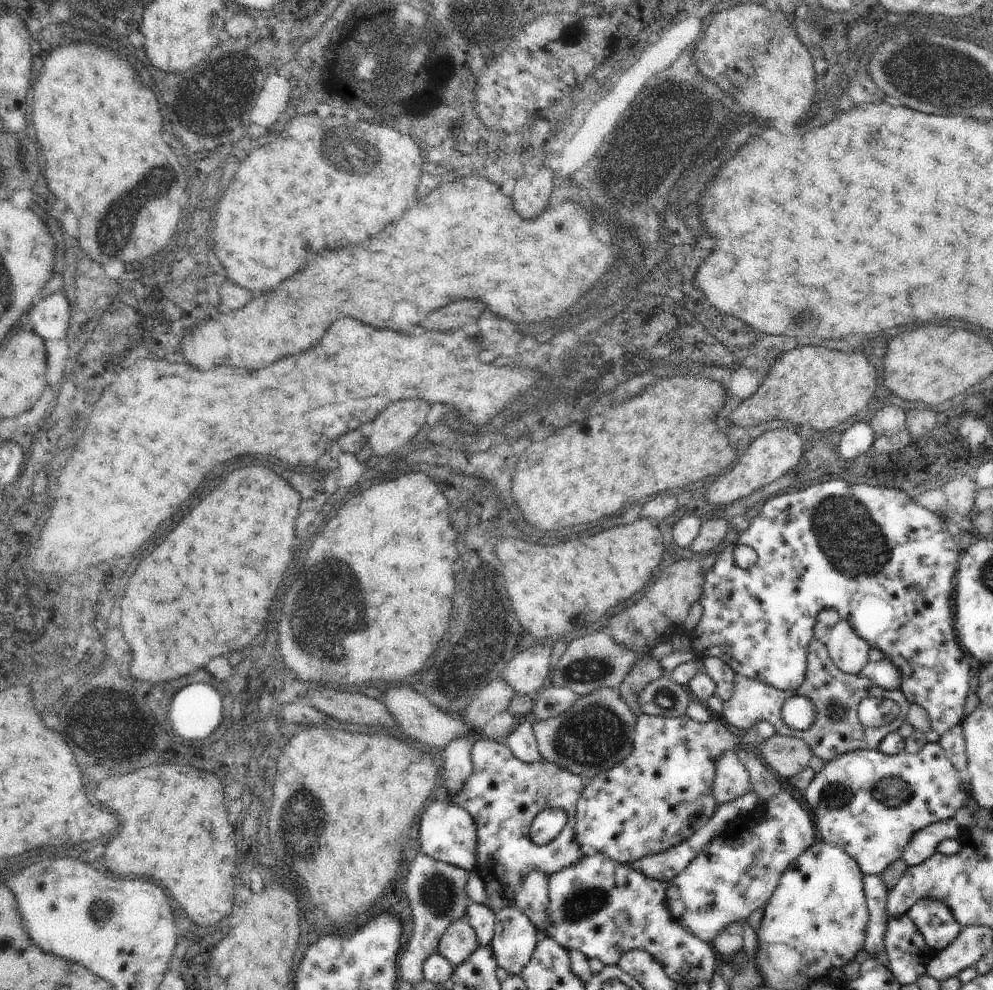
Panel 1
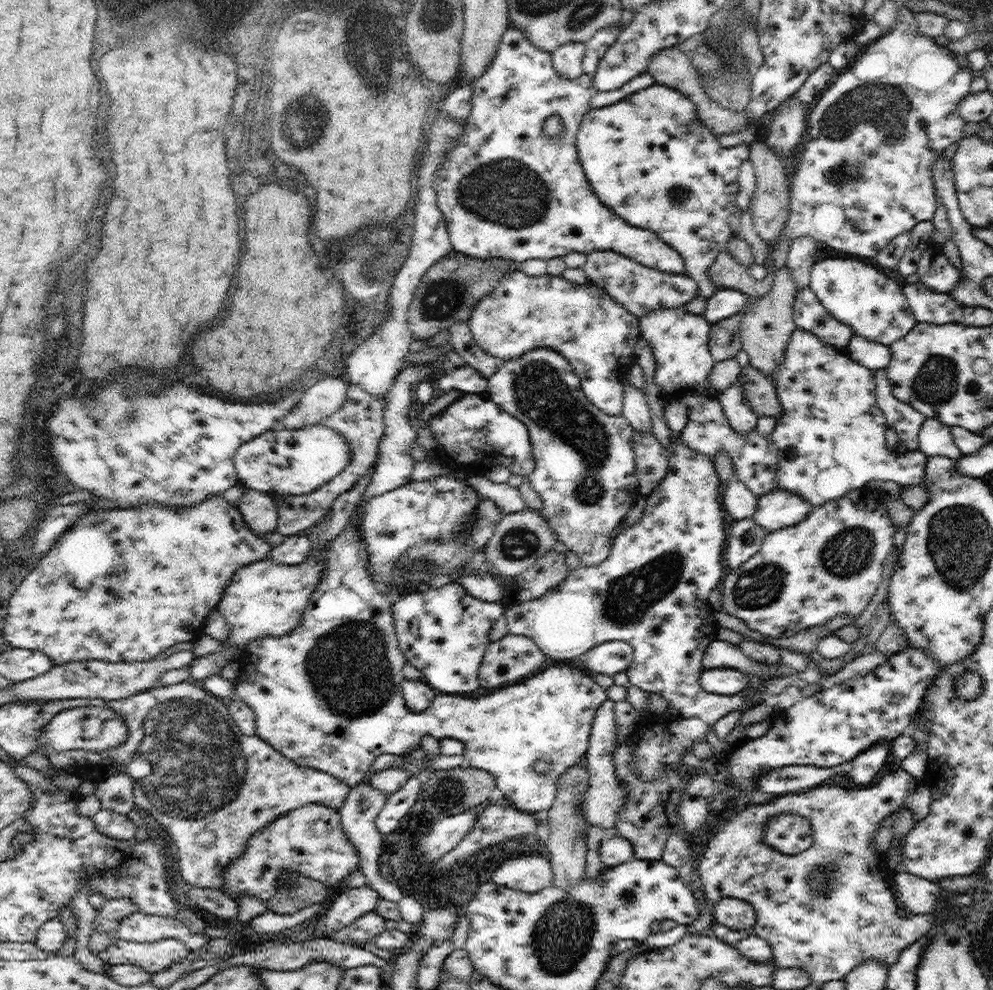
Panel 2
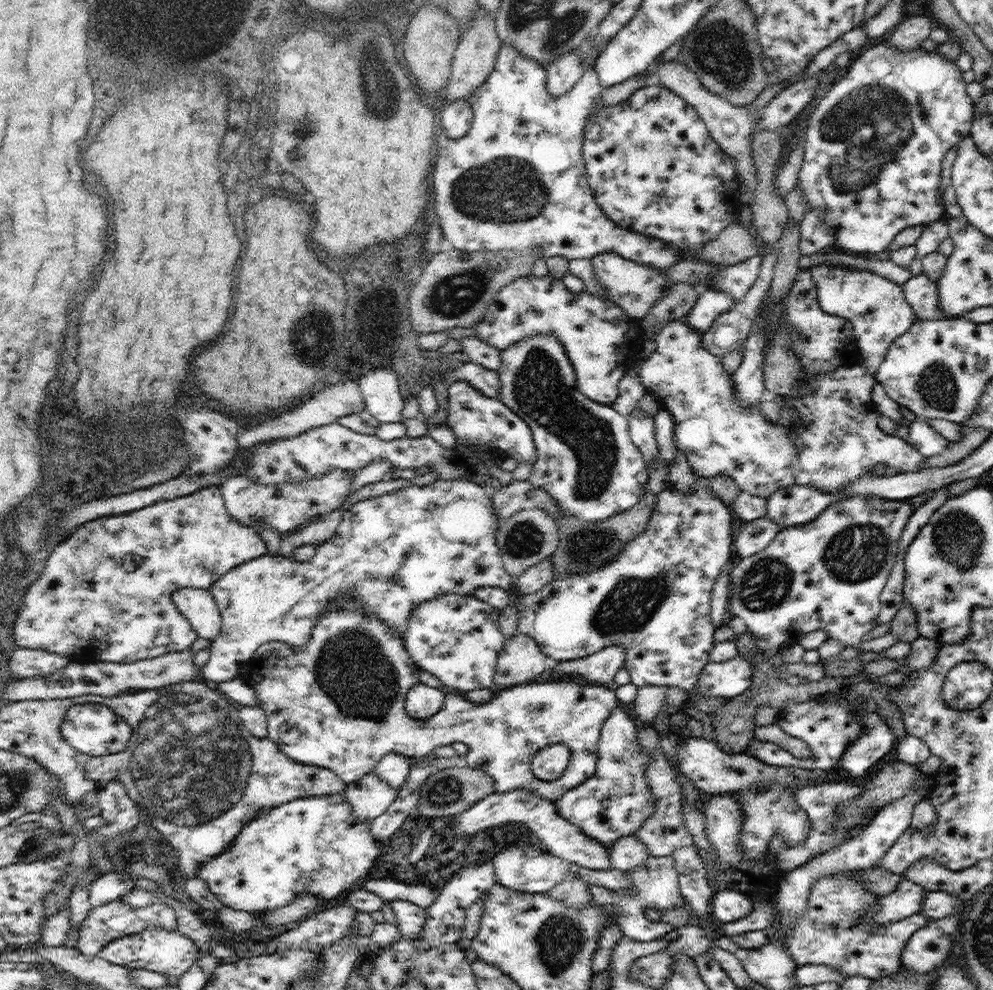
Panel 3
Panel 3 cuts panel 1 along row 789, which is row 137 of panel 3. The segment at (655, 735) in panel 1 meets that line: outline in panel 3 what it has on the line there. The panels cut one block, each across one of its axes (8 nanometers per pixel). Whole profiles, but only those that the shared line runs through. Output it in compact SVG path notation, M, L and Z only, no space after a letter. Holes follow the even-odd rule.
M661 84L639 88L627 100L599 110L585 130L581 152L587 184L601 214L623 230L657 238L675 248L699 248L703 242L713 240L723 228L739 224L741 220L741 182L735 160L719 150L695 110Z

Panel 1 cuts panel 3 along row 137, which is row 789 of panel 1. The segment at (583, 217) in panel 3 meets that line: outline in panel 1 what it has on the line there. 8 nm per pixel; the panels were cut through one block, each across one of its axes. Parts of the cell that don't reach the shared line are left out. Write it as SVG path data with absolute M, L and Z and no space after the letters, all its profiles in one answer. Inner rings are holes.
M477 740L471 746L471 764L473 772L463 784L463 790L457 796L451 796L449 802L467 810L477 828L475 874L485 884L485 906L497 914L505 906L513 908L513 894L521 884L523 874L537 868L549 878L553 872L577 862L583 856L583 848L573 842L573 830L577 800L585 788L585 782L555 764L525 764L517 760L503 742L495 740ZM547 806L565 810L567 824L561 828L555 842L549 842L547 846L535 846L529 838L529 828L537 818L537 812L545 810Z

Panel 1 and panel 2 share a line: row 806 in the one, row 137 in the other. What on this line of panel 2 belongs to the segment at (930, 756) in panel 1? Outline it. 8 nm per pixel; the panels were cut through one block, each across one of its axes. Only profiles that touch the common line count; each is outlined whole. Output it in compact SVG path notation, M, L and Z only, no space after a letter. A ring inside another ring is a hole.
M901 6L899 12L897 12L897 20L895 20L893 28L887 30L879 40L869 44L863 50L863 54L859 52L843 72L837 72L833 82L827 86L827 90L821 92L821 98L811 108L811 112L807 116L807 136L809 136L809 140L805 142L805 150L803 150L803 156L797 164L797 170L795 170L793 178L789 180L789 184L791 184L789 220L785 222L783 232L773 240L773 244L783 240L783 238L789 238L793 242L795 238L801 238L803 234L809 234L817 242L825 242L831 250L845 252L849 256L855 256L855 258L861 258L861 260L867 262L869 258L875 258L875 254L879 250L883 250L887 246L887 242L893 240L895 236L909 234L919 222L933 220L933 214L935 214L935 208L937 208L935 206L937 196L935 196L935 188L933 188L933 164L943 154L945 148L949 148L951 144L955 144L963 138L965 120L959 118L957 104L959 104L961 98L965 98L969 94L969 86L973 82L973 76L971 76L973 72L969 70L967 64L969 62L967 62L965 56L959 56L959 54L951 52L949 48L937 46L933 38L919 34L917 26L915 26L915 14L909 12L907 6Z

